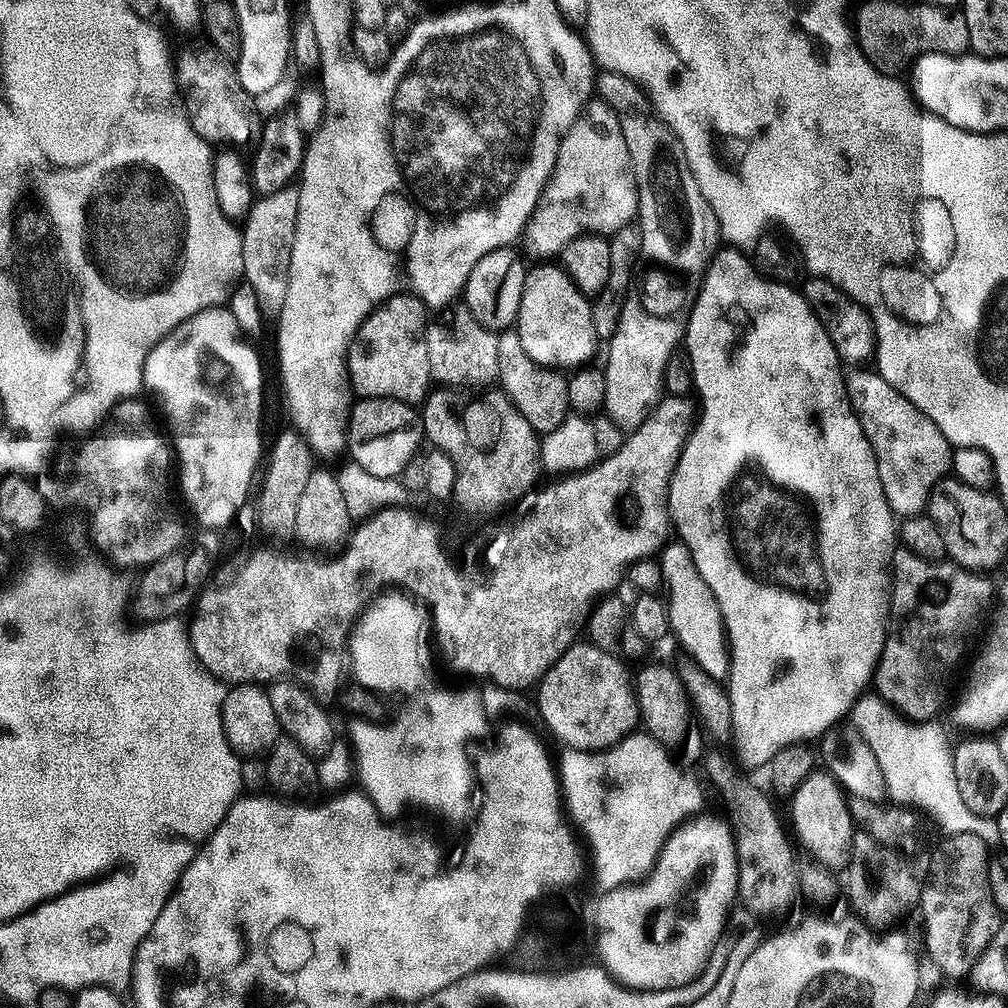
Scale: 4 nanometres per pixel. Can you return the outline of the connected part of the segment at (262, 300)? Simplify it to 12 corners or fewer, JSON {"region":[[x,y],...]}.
{"region":[[299,189],[259,197],[241,229],[261,319],[286,300]]}

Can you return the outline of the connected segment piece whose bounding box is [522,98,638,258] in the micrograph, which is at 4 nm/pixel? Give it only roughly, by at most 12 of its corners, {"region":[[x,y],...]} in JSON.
{"region":[[589,99],[522,231],[552,258],[638,216],[610,106]]}

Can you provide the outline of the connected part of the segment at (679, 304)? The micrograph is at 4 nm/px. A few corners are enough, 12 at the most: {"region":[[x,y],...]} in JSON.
{"region":[[637,279],[607,341],[603,411],[656,407],[697,281]]}

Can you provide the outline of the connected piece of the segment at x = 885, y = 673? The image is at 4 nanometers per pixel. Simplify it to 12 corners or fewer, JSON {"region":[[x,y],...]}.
{"region":[[892,553],[875,695],[940,712],[994,600],[987,575]]}

